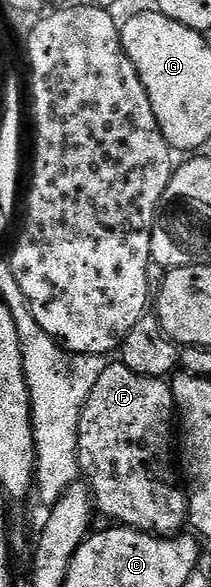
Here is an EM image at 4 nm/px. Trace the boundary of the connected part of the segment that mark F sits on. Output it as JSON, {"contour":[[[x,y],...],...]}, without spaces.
{"contour":[[[109,363],[105,367],[105,371],[101,371],[101,379],[97,379],[97,383],[93,383],[93,391],[89,391],[89,399],[81,411],[81,423],[79,424],[79,472],[87,488],[91,491],[94,508],[98,510],[98,512],[100,509],[100,511],[111,520],[108,522],[114,523],[119,527],[140,529],[143,533],[154,533],[156,537],[170,537],[178,534],[180,530],[182,530],[179,528],[181,528],[182,525],[186,526],[188,524],[187,499],[189,493],[181,484],[181,477],[177,472],[176,450],[175,453],[171,450],[171,440],[173,440],[174,437],[176,440],[177,410],[175,408],[175,400],[171,394],[170,384],[162,377],[137,375],[133,371],[129,371],[129,367],[125,367],[121,363]]]}

